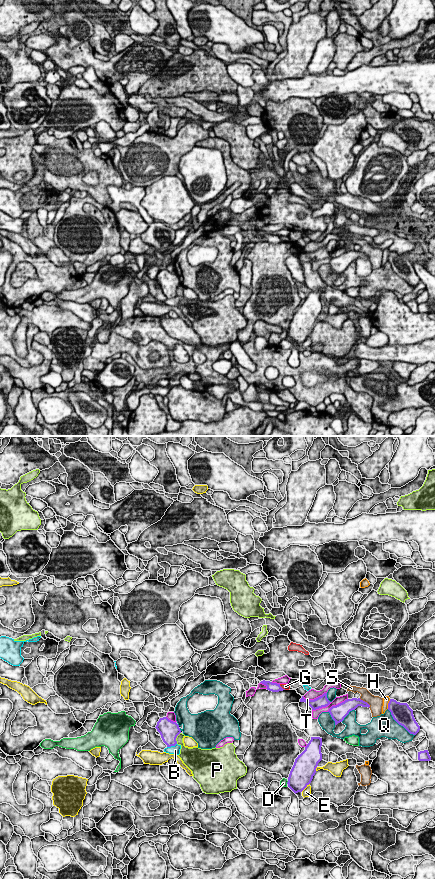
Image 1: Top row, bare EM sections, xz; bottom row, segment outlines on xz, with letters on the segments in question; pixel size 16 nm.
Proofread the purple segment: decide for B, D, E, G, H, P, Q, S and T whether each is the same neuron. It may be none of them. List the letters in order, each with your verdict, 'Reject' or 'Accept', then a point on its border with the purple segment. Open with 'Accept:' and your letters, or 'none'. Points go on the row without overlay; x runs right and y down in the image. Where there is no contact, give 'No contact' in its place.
Accept: none
B: Reject. Touches purple at xz (171, 297)
D: Reject. Touches purple at xz (287, 334)
E: Reject. Touches purple at xz (305, 339)
G: Reject. Touches purple at xz (281, 239)
H: Reject. Touches purple at xz (388, 256)
P: Reject. Touches purple at xz (176, 289)
Q: Reject. Touches purple at xz (399, 276)
S: Reject. Touches purple at xz (364, 253)
T: Reject. Touches purple at xz (314, 251)

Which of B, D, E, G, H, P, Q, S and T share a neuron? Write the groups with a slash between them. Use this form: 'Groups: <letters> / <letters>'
Groups: B / D / E / G P / H / Q / S / T

